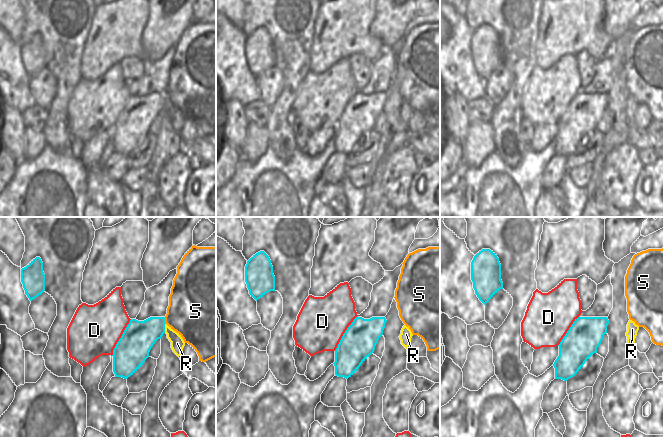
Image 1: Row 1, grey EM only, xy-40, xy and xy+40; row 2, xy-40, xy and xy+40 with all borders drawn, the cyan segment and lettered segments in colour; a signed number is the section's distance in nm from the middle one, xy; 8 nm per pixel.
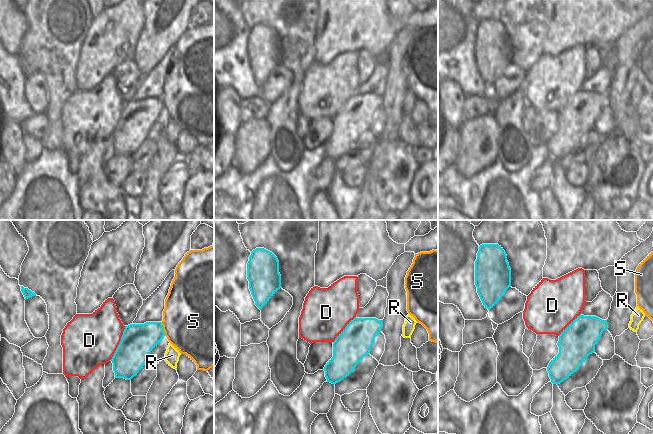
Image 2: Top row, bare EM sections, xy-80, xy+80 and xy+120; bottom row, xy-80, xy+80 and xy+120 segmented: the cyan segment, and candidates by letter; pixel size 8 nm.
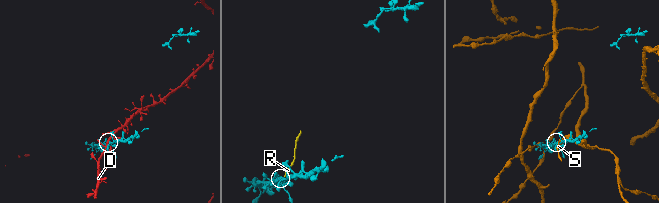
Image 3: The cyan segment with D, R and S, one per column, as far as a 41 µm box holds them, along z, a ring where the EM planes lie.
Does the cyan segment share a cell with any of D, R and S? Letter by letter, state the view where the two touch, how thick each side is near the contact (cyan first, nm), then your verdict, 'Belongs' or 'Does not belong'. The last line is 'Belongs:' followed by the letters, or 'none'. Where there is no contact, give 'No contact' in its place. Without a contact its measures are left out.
D: Touches cyan in xy-40. Thickness 260 nm (cyan) against 400 nm. Does not belong
R: Touches cyan in xy-40. Thickness 260 nm (cyan) against 110 nm. Does not belong
S: Touches cyan in xy-40. Thickness 260 nm (cyan) against 420 nm. Does not belong
Belongs: none.

